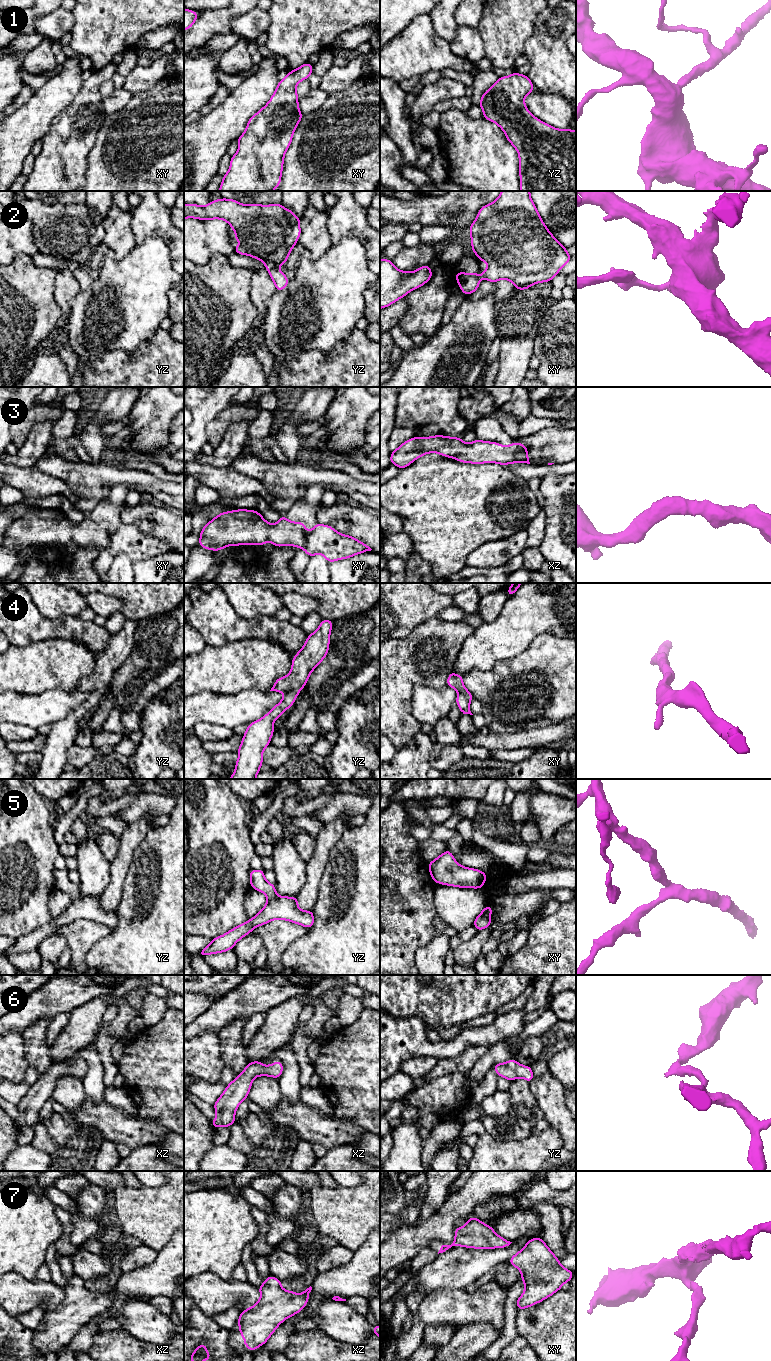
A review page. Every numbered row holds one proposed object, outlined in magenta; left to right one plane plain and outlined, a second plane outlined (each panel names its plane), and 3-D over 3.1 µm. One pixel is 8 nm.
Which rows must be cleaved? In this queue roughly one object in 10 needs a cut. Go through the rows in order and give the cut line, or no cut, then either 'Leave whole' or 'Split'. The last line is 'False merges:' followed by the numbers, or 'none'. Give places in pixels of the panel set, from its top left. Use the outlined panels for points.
1: No split. Leave whole
2: No split. Leave whole
3: No split. Leave whole
4: No split. Leave whole
5: No split. Leave whole
6: No split. Leave whole
7: No split. Leave whole
False merges: none

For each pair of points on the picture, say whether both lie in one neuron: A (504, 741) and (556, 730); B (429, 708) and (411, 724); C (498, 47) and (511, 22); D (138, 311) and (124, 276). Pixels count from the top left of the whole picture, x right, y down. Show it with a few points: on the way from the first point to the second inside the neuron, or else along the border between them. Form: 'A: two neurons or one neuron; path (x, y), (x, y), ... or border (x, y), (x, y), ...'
A: one neuron; path (517, 740), (543, 736)
B: two neurons; border (412, 697), (411, 715), (420, 724)
C: one neuron; path (504, 41), (505, 28)
D: one neuron; path (137, 302), (137, 289), (133, 285)

